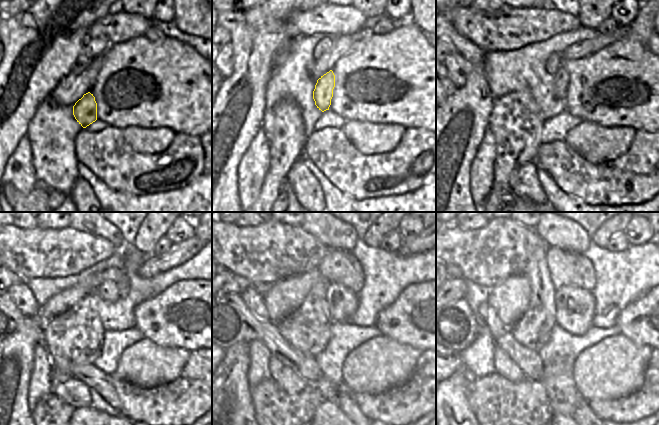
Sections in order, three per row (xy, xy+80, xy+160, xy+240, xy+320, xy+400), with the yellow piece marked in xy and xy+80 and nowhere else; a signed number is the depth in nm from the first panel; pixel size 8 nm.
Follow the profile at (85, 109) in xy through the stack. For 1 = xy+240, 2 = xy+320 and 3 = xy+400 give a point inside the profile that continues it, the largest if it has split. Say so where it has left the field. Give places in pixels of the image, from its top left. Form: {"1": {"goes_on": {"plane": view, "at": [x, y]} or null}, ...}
{"1": {"goes_on": {"plane": "xy+240", "at": [123, 285]}}, "2": {"goes_on": {"plane": "xy+320", "at": [337, 267]}}, "3": {"goes_on": {"plane": "xy+400", "at": [566, 268]}}}

